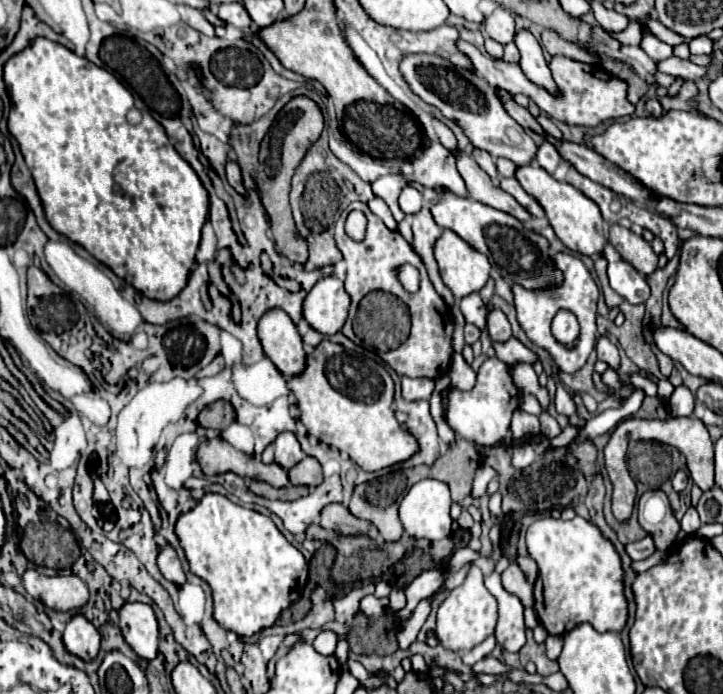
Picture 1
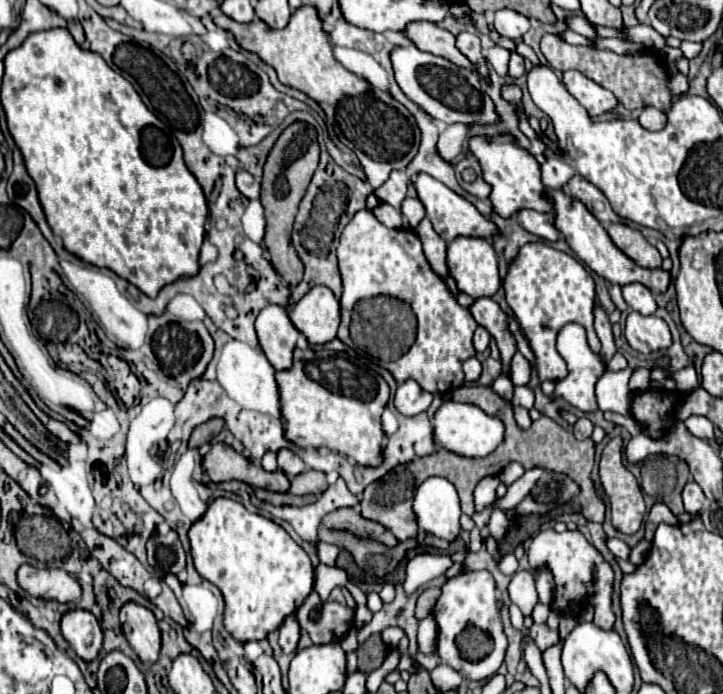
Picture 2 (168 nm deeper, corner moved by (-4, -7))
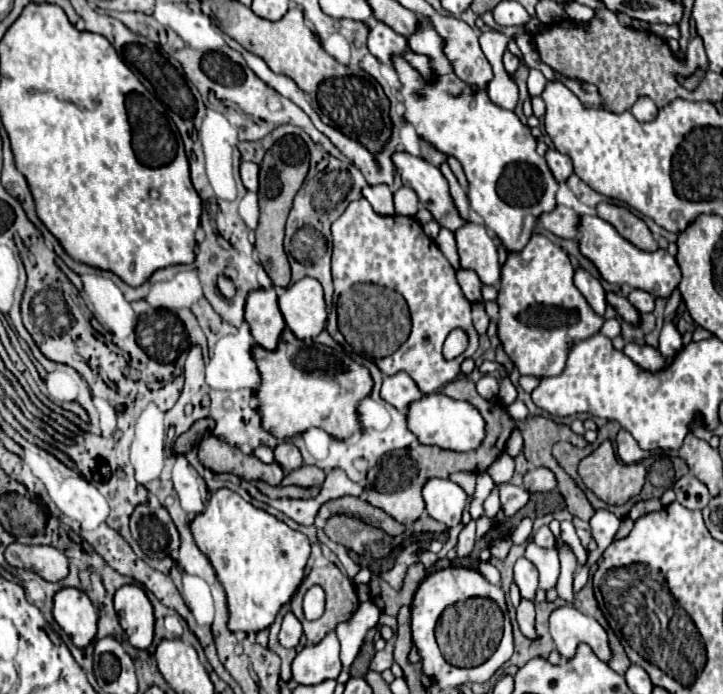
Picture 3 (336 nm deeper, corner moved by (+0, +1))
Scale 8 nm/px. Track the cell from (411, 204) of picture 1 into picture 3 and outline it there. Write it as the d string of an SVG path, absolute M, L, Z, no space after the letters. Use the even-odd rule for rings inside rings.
M402 186L398 192L394 192L394 206L396 214L414 218L414 214L418 212L418 196L414 194L414 190Z

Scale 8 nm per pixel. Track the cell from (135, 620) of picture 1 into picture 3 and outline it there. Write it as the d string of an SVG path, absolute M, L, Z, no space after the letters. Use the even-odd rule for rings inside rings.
M128 584L114 594L114 608L120 616L128 642L138 650L148 650L154 638L152 604L142 588Z

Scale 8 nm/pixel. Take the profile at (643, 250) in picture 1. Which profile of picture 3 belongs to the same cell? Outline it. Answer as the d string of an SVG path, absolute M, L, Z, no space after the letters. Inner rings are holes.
M606 202L598 204L596 210L598 210L598 216L602 220L612 224L618 230L618 234L622 238L626 238L628 242L632 242L636 248L646 250L646 252L654 252L658 248L656 240L652 238L644 220L634 216L630 210L622 208L622 206L612 206L612 204L606 204Z

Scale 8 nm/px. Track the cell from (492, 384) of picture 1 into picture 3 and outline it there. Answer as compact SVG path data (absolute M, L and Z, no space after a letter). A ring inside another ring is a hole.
M442 392L428 394L418 402L410 404L408 410L408 428L418 436L422 444L434 444L444 450L454 452L468 452L476 450L486 436L486 422L476 406L470 406L462 400L452 400Z

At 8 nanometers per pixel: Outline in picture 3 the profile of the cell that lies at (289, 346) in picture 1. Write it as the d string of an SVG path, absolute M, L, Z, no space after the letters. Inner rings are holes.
M260 288L250 292L246 300L246 322L258 346L266 350L276 350L286 322L278 308L278 296L274 290Z

